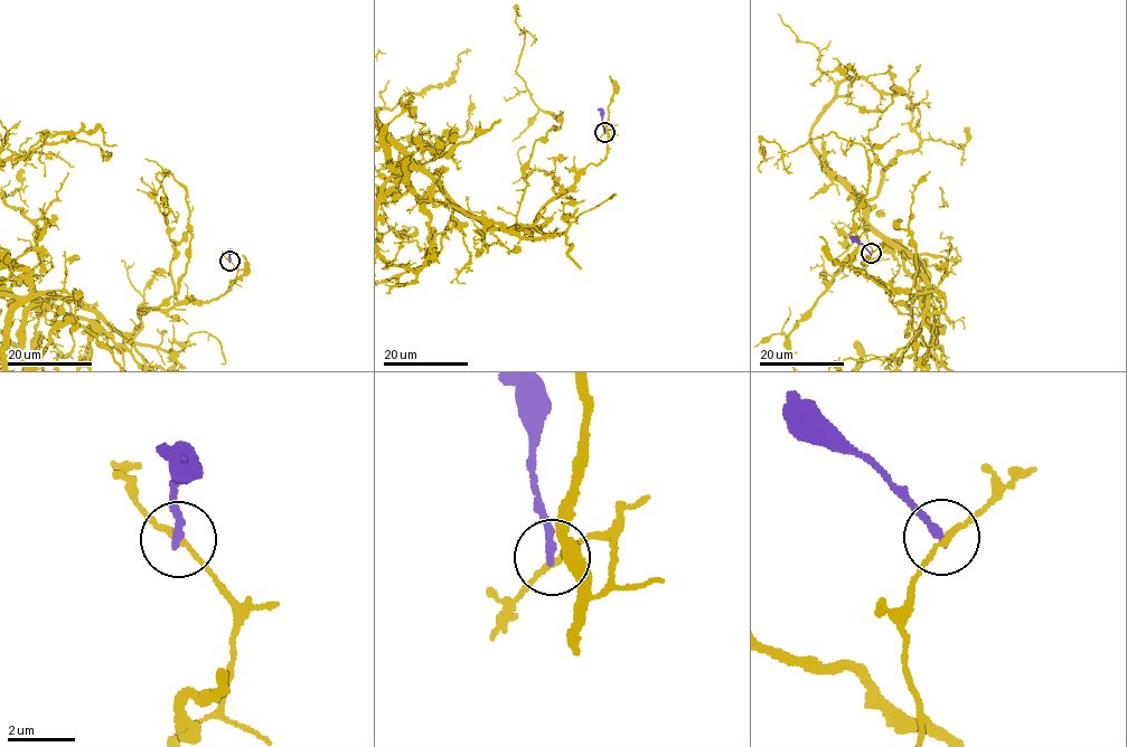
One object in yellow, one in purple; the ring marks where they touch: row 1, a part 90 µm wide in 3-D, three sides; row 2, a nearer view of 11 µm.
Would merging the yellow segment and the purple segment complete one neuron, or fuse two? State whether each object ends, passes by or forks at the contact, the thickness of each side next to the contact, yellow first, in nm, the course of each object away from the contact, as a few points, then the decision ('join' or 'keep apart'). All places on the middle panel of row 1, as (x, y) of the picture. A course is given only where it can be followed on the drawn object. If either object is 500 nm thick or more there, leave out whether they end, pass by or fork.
yellow passes by | purple ends | 160/240 nm | purple via (604, 132), (598, 107) | keep apart

